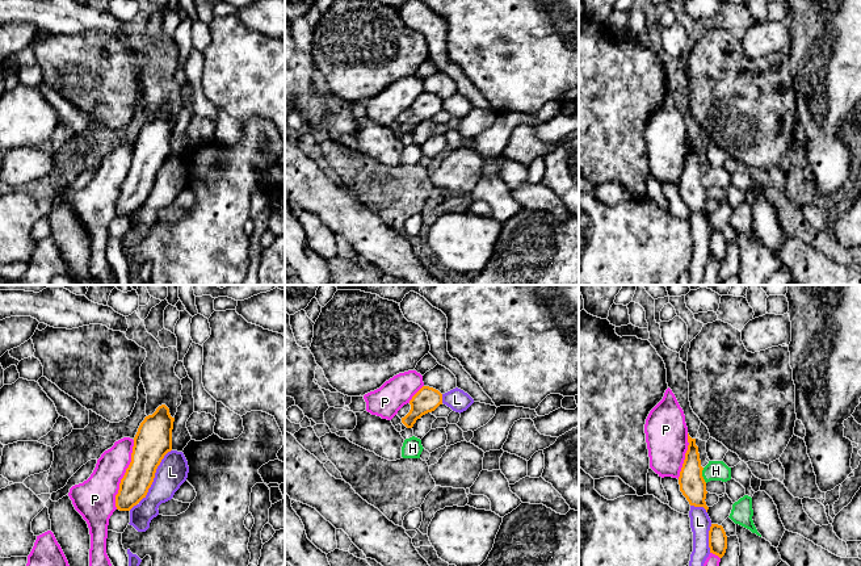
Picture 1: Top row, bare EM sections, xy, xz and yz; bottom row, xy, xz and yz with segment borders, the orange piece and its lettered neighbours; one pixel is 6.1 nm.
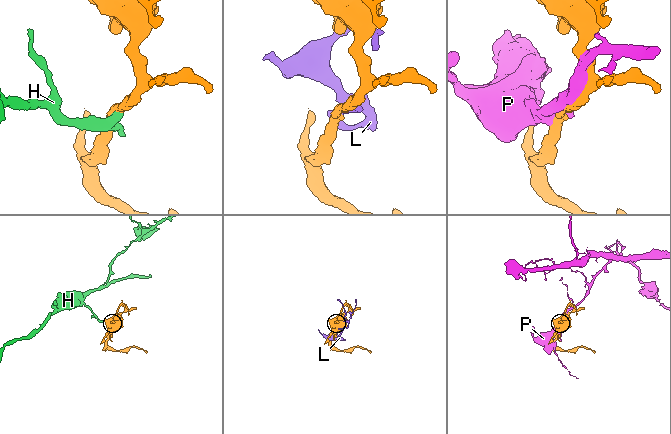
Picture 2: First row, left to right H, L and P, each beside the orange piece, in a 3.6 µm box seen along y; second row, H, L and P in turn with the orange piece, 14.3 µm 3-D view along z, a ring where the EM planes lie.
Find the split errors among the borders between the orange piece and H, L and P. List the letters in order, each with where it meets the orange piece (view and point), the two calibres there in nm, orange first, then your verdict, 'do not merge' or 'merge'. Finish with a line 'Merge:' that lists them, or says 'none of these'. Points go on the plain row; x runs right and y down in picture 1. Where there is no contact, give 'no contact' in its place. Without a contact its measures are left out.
H: yz (701, 181) | 160/130 nm | do not merge
L: xy (152, 187) | 220/190 nm | do not merge
P: xy (125, 180) | 220/260 nm | do not merge
Merge: none of these

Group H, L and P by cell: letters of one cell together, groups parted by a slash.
H / L / P

